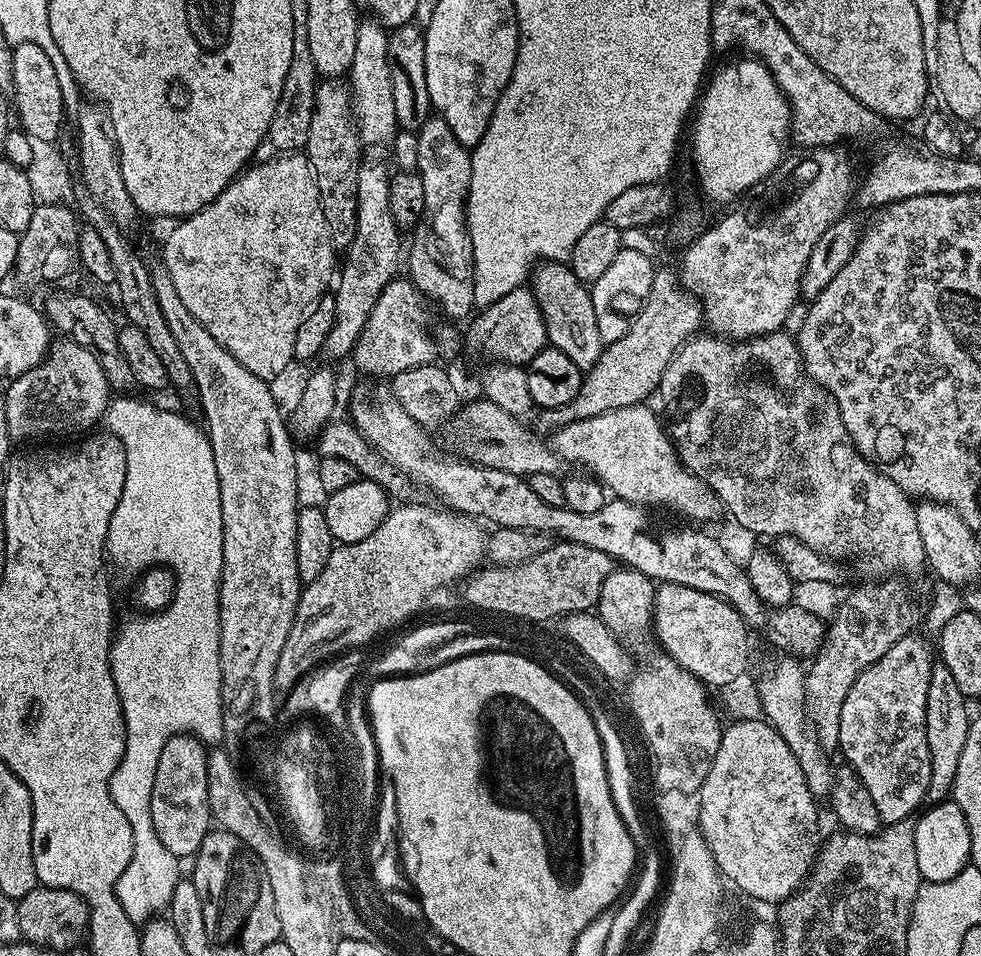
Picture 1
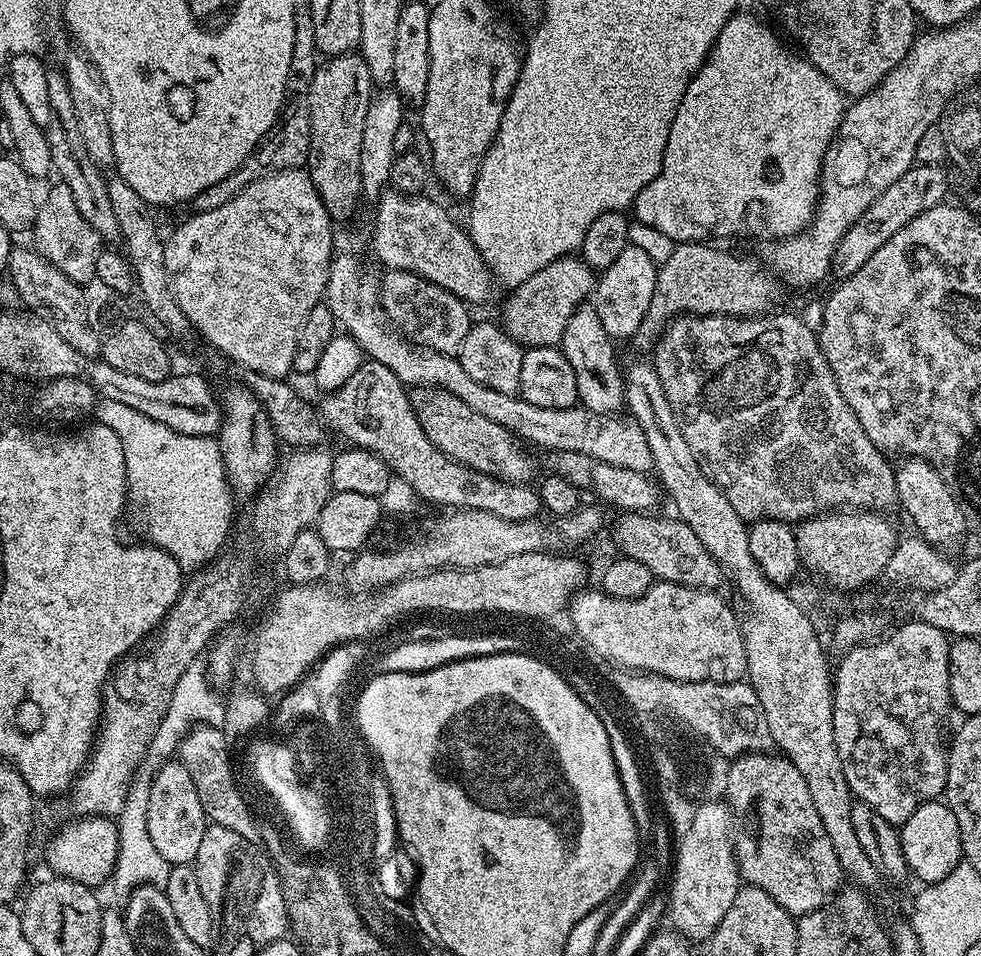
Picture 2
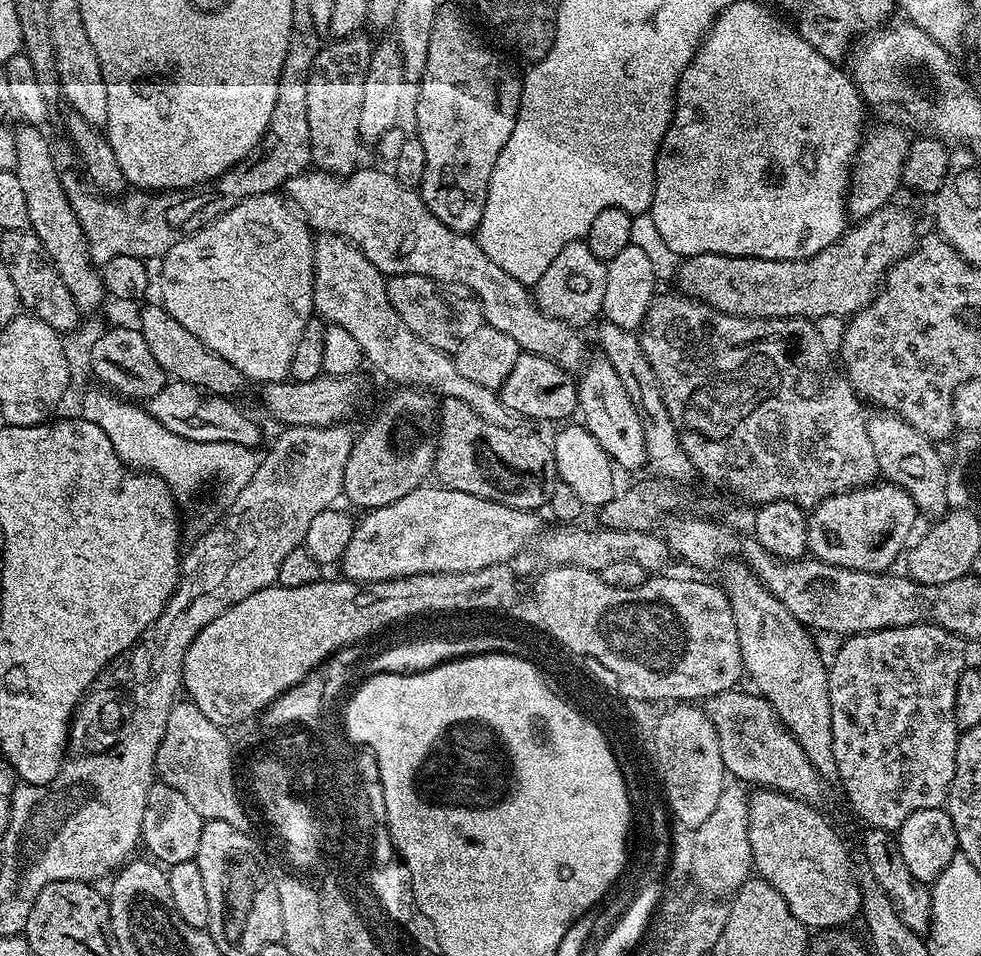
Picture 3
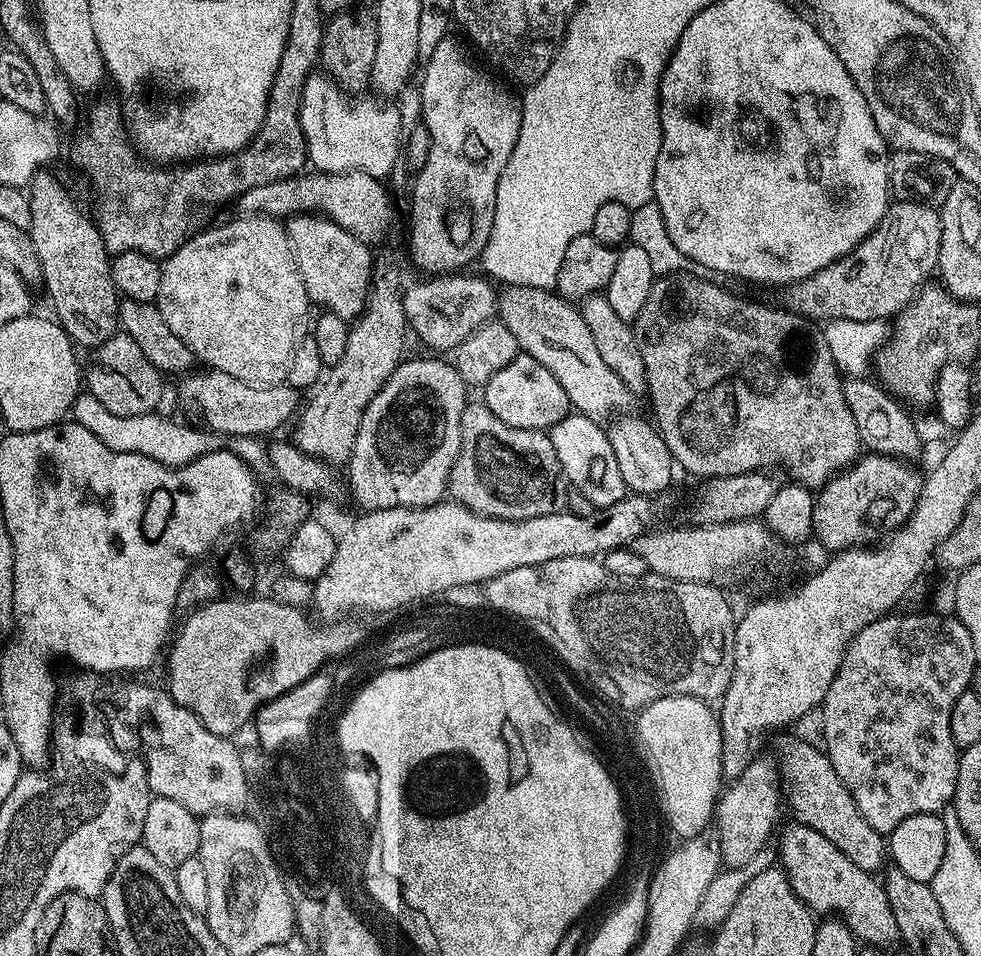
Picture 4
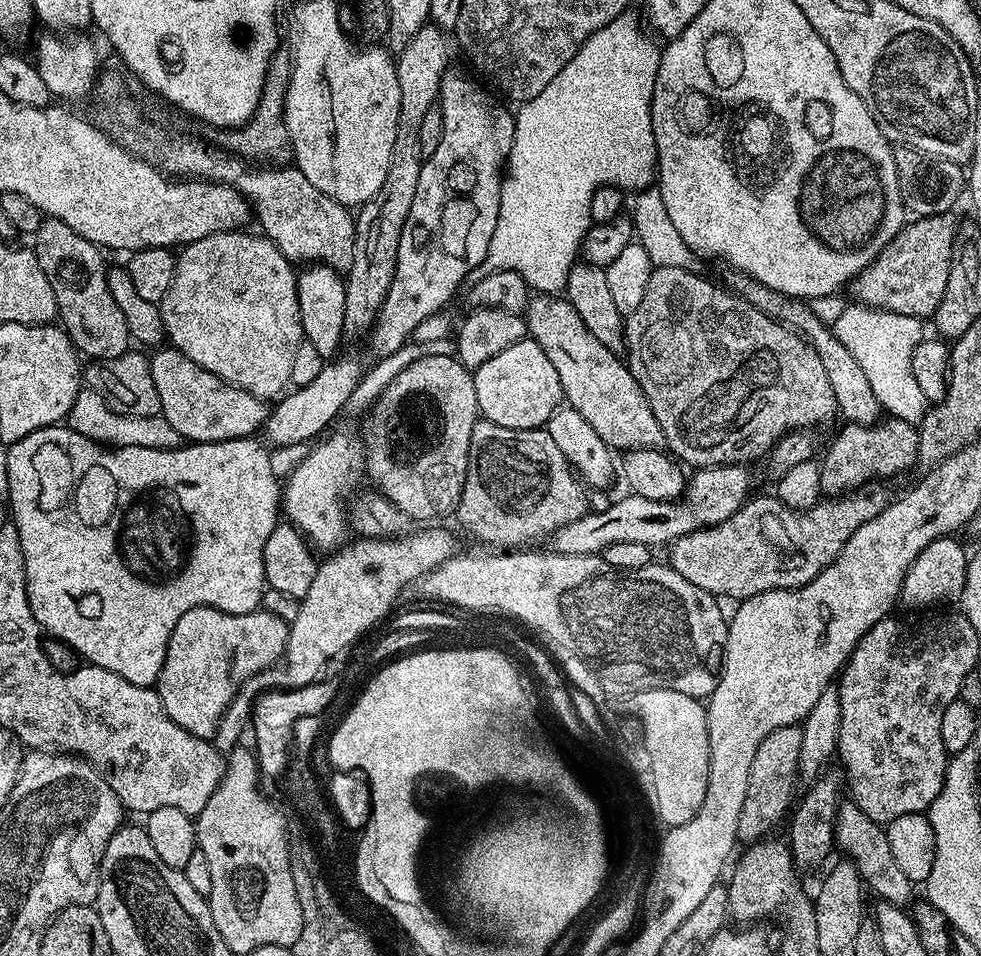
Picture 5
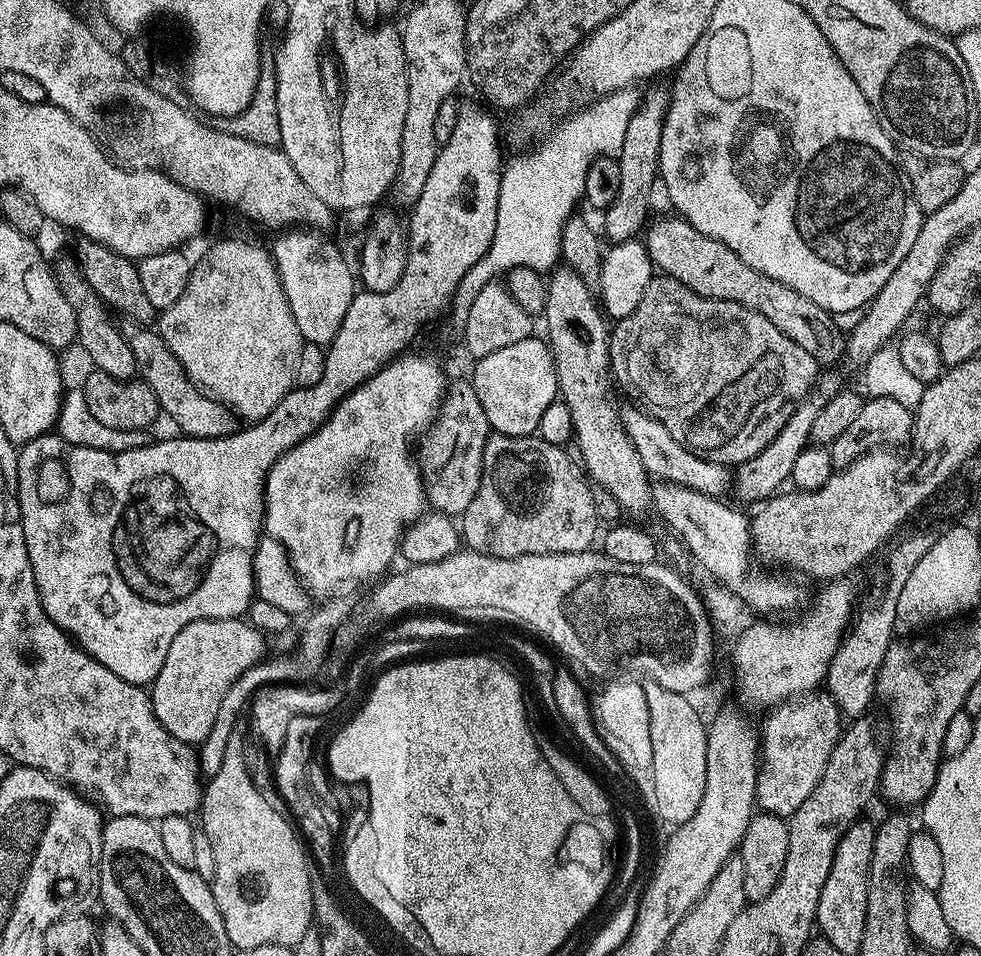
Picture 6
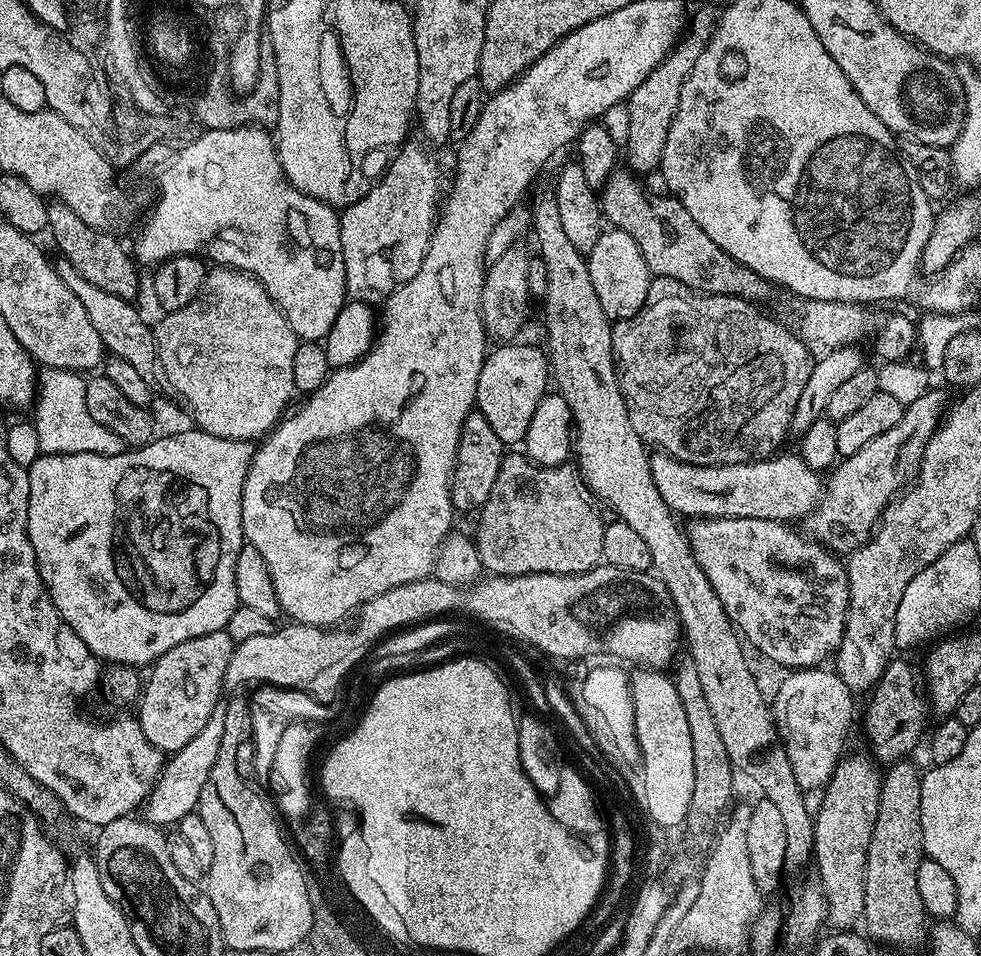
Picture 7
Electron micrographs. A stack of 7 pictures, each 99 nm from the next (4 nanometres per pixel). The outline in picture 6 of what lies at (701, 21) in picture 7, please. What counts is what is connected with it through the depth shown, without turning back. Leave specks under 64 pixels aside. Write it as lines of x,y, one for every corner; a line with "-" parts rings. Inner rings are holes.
667,87
652,88
648,93
645,91
640,97
640,104
634,110
630,122
626,122
626,134
618,145
620,162
618,170
621,173
618,181
618,198
614,198
610,207
603,209
602,212
604,216
602,232
607,239
609,236
612,244
633,239
645,227
649,219
649,191
660,171
662,126
666,122
668,104
671,100
672,93

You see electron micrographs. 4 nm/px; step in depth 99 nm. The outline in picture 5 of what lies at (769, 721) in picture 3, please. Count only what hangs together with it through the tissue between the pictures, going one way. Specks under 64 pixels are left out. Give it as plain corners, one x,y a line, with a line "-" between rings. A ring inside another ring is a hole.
855,802
841,803
836,812
835,847
844,851
843,855
855,864
860,871
861,881
869,893
877,892
879,899
885,904
897,904
899,908
907,909
913,903
912,888
914,881
902,874
894,854
890,854
890,838
881,825
875,824

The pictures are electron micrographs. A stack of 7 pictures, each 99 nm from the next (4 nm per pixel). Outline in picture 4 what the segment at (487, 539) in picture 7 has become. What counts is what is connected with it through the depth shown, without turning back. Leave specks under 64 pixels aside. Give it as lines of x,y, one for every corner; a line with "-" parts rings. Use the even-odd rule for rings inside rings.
482,402
465,404
460,429
460,453
448,479
455,503
499,520
538,518
557,511
556,487
562,484
562,473
547,431
506,426

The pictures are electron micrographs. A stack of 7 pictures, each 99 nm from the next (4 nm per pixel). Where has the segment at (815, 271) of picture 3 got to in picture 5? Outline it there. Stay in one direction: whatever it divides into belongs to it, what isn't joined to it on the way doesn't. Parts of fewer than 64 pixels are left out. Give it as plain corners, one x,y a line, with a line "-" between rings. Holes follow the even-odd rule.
947,215
922,216
905,223
904,229
885,246
884,253
852,281
850,291
856,295
855,299
868,308
879,308
894,314
935,317
948,288
948,270
954,256
952,228
948,225
948,219

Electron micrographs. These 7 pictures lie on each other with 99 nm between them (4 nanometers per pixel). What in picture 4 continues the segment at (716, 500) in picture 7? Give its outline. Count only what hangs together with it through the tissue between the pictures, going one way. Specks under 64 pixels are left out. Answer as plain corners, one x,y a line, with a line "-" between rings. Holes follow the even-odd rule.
507,285
498,296
498,320
514,338
523,355
538,358
566,390
573,409
581,416
597,422
608,422
617,414
624,414
634,403
632,392
622,384
622,378
602,362
594,337
573,301
546,288

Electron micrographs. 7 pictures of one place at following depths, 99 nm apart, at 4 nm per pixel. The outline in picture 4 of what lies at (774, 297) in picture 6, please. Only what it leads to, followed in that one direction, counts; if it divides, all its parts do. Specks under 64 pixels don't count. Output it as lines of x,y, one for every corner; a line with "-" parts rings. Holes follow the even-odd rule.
850,376
844,380
843,394
846,395
847,405
854,415
855,425
858,426
861,445
871,453
884,456
897,456
900,459
912,460
922,448
915,419
883,385
866,378

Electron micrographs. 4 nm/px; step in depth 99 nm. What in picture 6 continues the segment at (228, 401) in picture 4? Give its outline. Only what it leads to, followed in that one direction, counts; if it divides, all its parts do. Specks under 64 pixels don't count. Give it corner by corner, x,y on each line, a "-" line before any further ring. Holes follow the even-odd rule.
148,326
137,327
135,329
137,332
134,334
131,333
131,335
128,336
128,345
130,346
130,350
132,351
132,353
134,354
134,358
136,359
136,367
138,369
139,375
142,377
144,383
150,386
150,390
154,390
154,394
158,398
158,402
160,403
161,413
163,413
165,417
168,415
169,418
172,419
173,422
176,423
177,426
181,428
179,431
183,433
183,435
185,436
193,436
194,438
218,438
219,436
230,436
232,435
233,432
237,431
238,417
236,413
233,412
232,409
229,408
227,404
220,403
219,400
209,396
207,392
197,388
193,380
190,379
189,376
186,374
186,370
178,362
178,358
174,358
174,354
166,346
166,342
164,341
163,338
161,338
159,331
152,329
152,332
151,332
150,329
151,327
148,327

